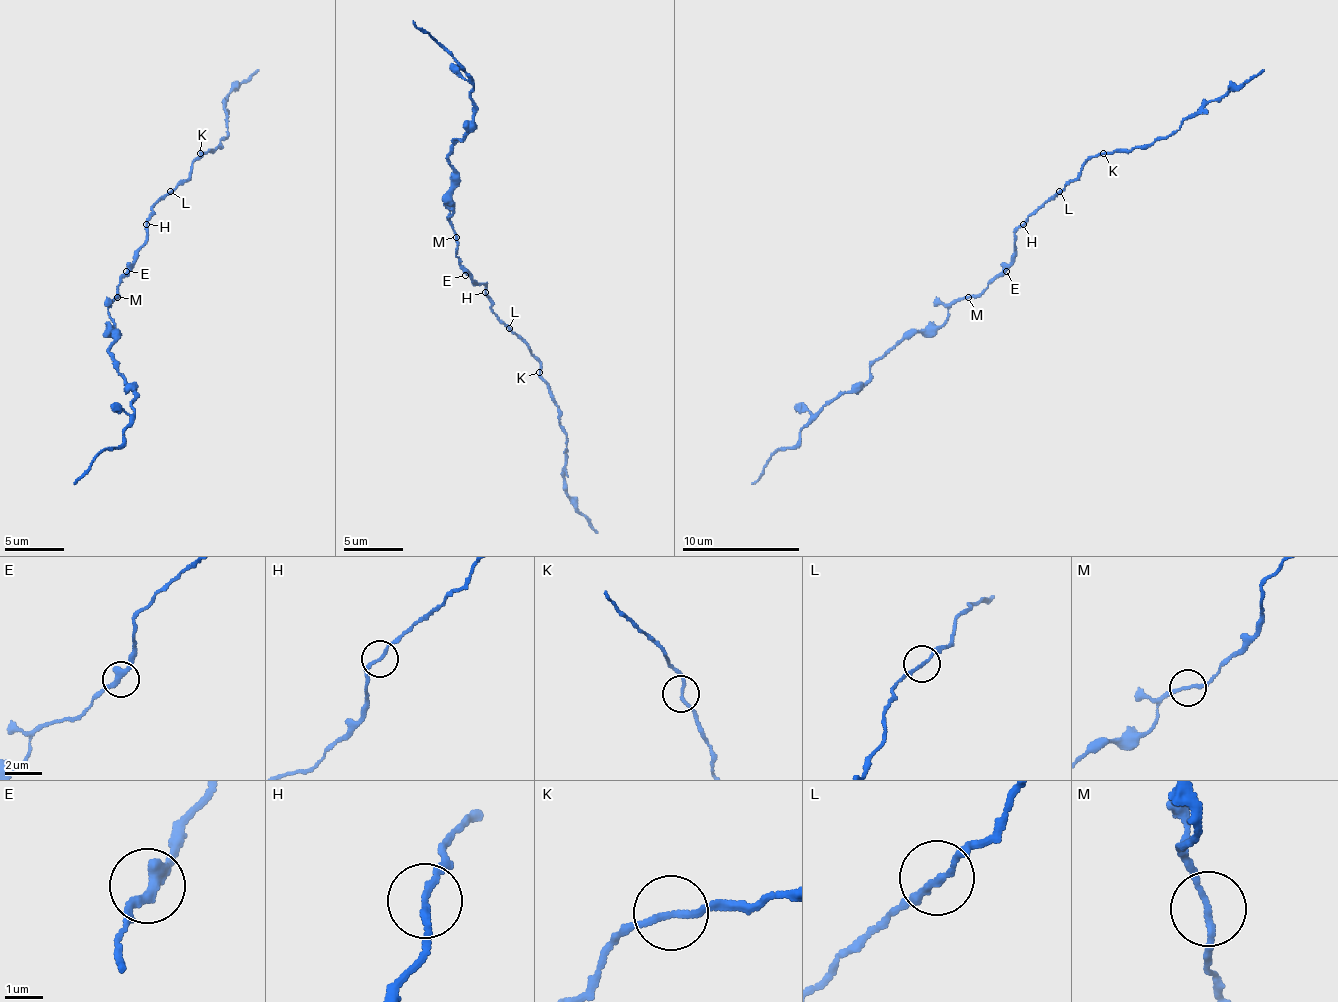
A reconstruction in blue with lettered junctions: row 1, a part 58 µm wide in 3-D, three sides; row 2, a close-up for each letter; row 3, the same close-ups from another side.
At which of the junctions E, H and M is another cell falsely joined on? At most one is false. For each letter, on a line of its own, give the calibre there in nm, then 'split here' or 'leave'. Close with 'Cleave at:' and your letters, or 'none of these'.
E: 320 nm thick; leave
H: 170 nm thick; leave
M: 160 nm thick; leave
Cleave at: none of these

